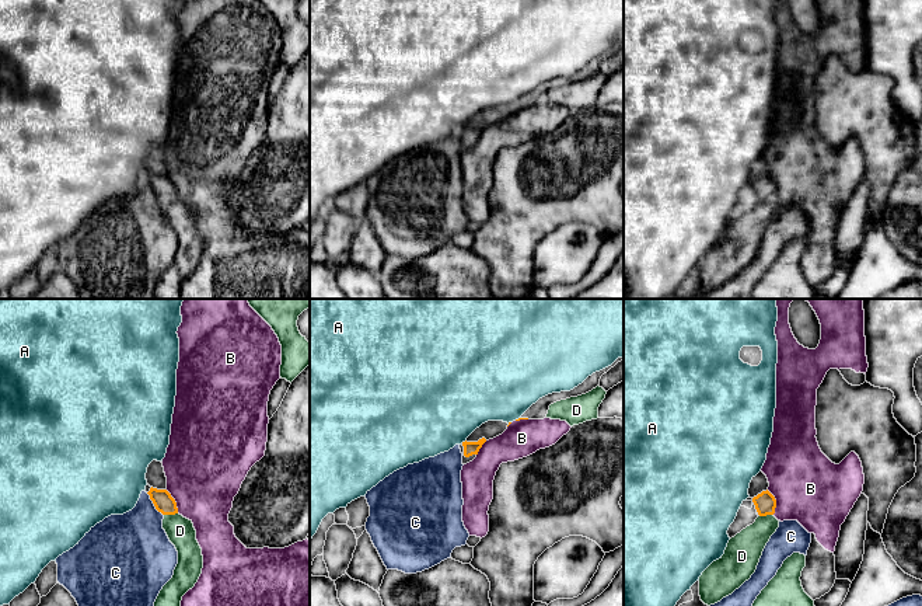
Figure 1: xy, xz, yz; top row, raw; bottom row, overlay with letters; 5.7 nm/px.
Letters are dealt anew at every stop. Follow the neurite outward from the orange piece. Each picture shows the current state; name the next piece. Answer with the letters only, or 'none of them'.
none of them

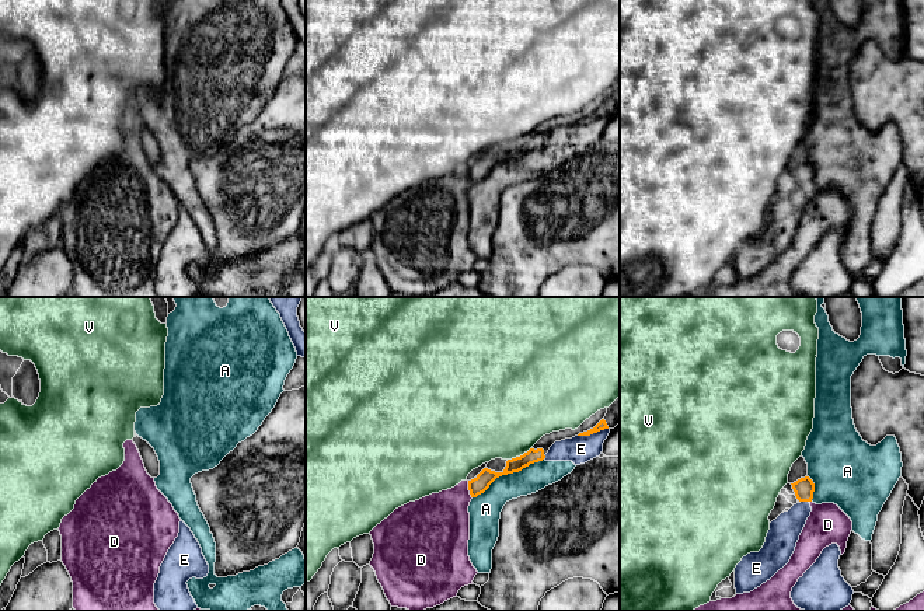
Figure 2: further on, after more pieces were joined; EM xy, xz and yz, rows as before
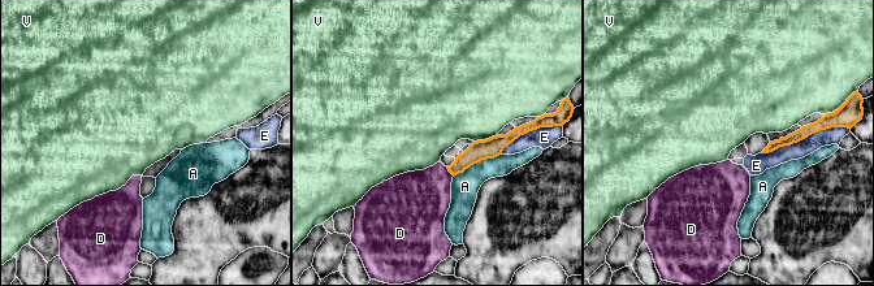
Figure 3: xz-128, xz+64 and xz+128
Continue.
none of them

